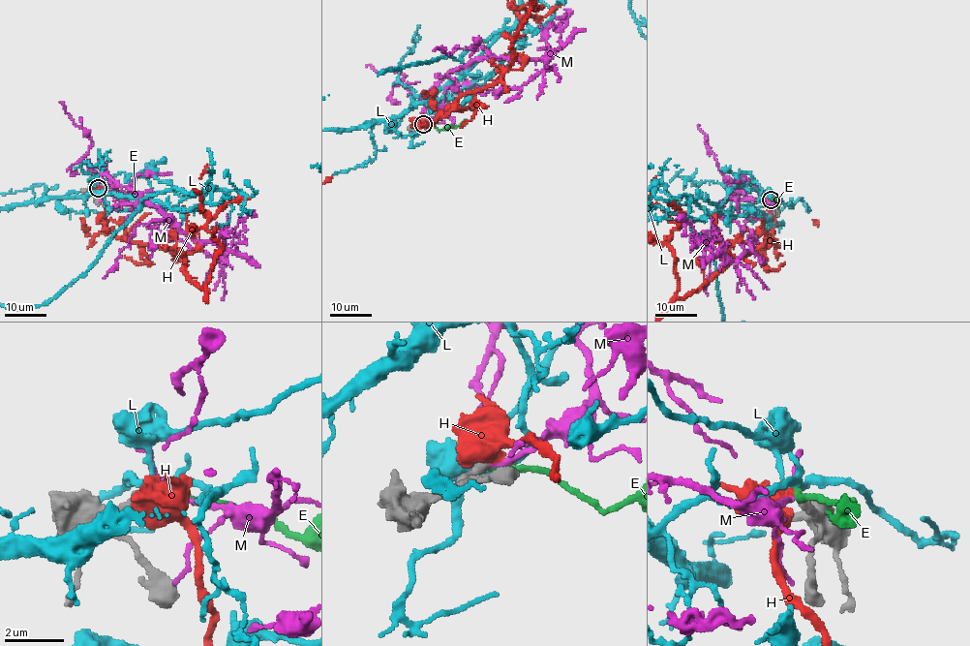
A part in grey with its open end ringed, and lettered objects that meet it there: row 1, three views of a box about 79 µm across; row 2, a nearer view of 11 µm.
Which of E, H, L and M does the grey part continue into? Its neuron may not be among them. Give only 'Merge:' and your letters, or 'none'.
Merge: E

